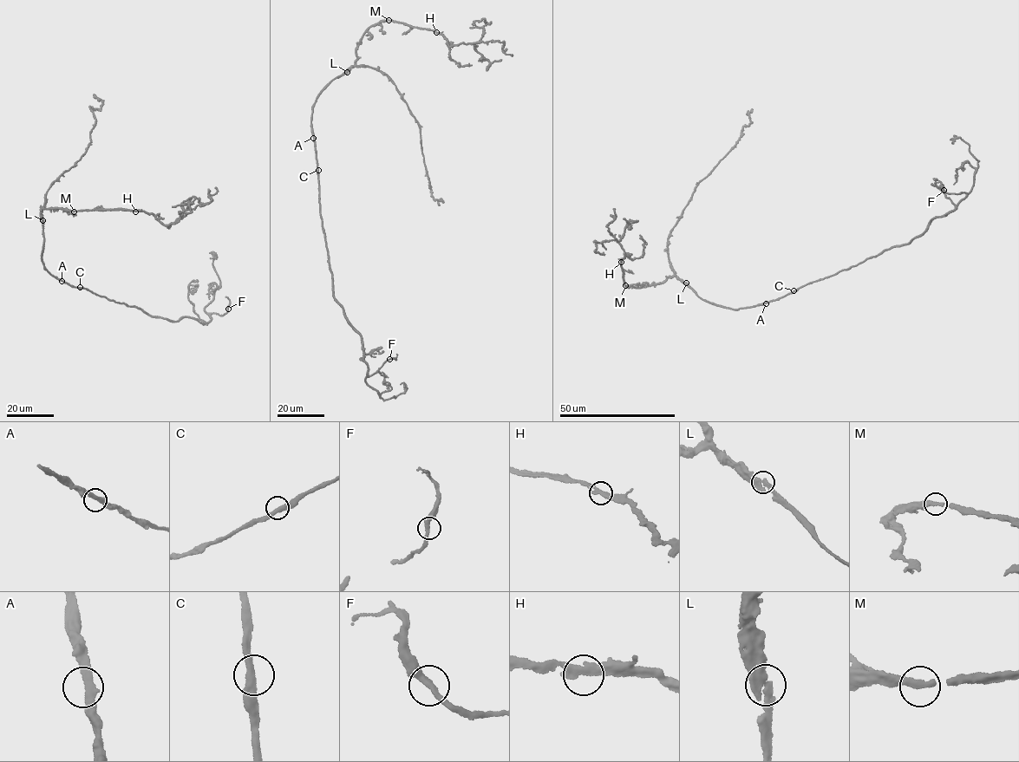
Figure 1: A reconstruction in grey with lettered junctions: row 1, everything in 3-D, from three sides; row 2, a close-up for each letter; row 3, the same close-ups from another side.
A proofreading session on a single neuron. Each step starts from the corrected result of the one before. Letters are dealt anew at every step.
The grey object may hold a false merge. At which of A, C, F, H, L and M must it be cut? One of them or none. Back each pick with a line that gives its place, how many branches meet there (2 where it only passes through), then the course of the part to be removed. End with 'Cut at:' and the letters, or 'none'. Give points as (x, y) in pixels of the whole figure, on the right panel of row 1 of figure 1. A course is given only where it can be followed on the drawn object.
Cut at: none

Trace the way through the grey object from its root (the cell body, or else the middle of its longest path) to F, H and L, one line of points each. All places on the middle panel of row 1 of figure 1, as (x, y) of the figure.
F: (314, 138), (320, 217), (333, 296), (348, 323), (361, 337), (368, 375), (378, 371), (389, 359)
H: (314, 138), (311, 114), (316, 97), (329, 81), (354, 65), (356, 48), (369, 27), (392, 20), (436, 32)
L: (314, 138), (311, 114), (316, 97), (329, 81), (347, 72)

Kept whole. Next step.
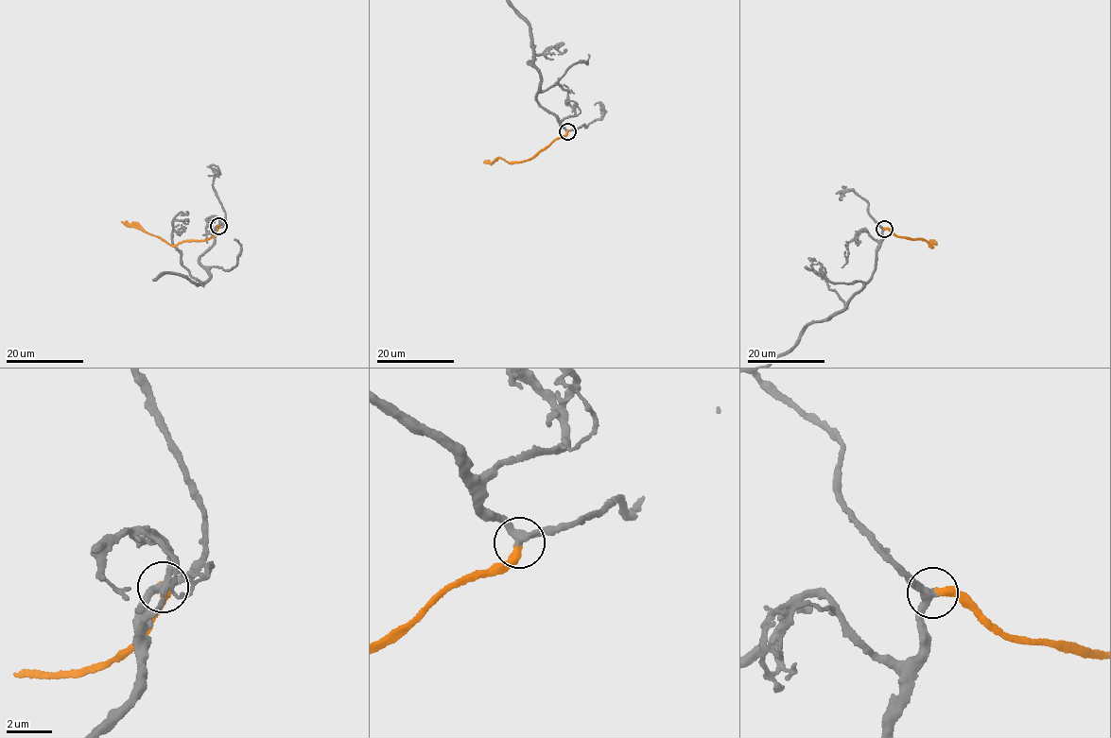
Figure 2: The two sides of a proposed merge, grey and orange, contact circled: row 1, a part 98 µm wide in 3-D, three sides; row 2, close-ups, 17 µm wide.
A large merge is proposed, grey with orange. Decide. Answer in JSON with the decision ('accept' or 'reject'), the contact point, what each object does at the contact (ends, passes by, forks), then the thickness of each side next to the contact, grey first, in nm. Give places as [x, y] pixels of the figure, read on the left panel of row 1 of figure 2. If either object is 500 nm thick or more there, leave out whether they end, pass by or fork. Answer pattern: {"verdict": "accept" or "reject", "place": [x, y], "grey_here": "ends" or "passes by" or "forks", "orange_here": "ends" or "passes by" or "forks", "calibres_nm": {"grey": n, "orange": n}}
{"verdict": "accept", "place": [218, 226], "grey_here": "passes by", "orange_here": "ends", "calibres_nm": {"grey": 300, "orange": 340}}

